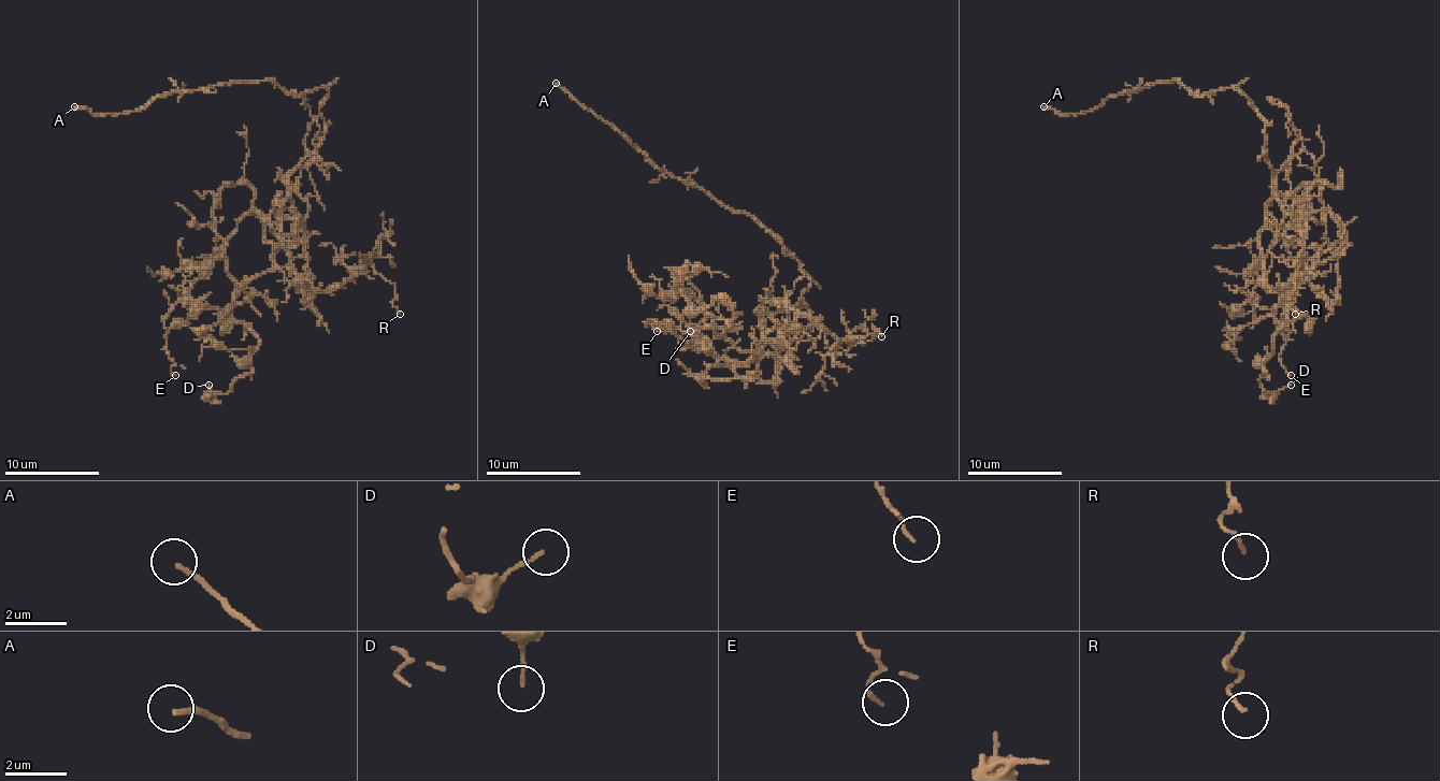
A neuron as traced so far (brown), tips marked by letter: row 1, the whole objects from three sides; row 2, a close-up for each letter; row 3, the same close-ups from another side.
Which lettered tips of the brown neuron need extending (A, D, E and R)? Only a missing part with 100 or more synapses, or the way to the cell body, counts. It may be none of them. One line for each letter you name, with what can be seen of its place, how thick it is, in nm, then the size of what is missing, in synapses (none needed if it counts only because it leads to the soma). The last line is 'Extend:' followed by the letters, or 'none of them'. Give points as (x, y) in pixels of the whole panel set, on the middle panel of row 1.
A: Place: (556, 83). Thickness 160 nm
Extend: A

